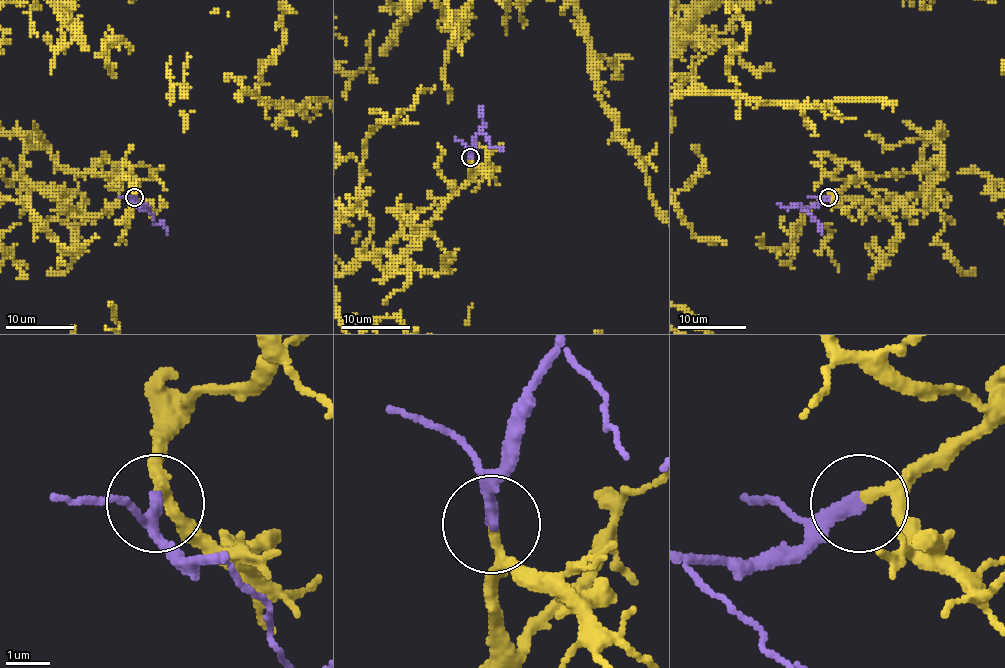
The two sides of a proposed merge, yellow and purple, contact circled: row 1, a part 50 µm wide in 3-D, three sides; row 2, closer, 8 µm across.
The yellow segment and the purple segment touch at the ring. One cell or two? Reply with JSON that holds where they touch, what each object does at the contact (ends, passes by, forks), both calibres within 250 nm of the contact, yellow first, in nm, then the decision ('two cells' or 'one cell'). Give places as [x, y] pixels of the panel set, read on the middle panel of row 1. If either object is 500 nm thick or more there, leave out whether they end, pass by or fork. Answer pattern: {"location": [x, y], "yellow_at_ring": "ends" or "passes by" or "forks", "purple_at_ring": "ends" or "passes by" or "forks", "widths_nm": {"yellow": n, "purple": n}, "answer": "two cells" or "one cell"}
{"location": [470, 157], "yellow_at_ring": "passes by", "purple_at_ring": "ends", "widths_nm": {"yellow": 160, "purple": 320}, "answer": "one cell"}

